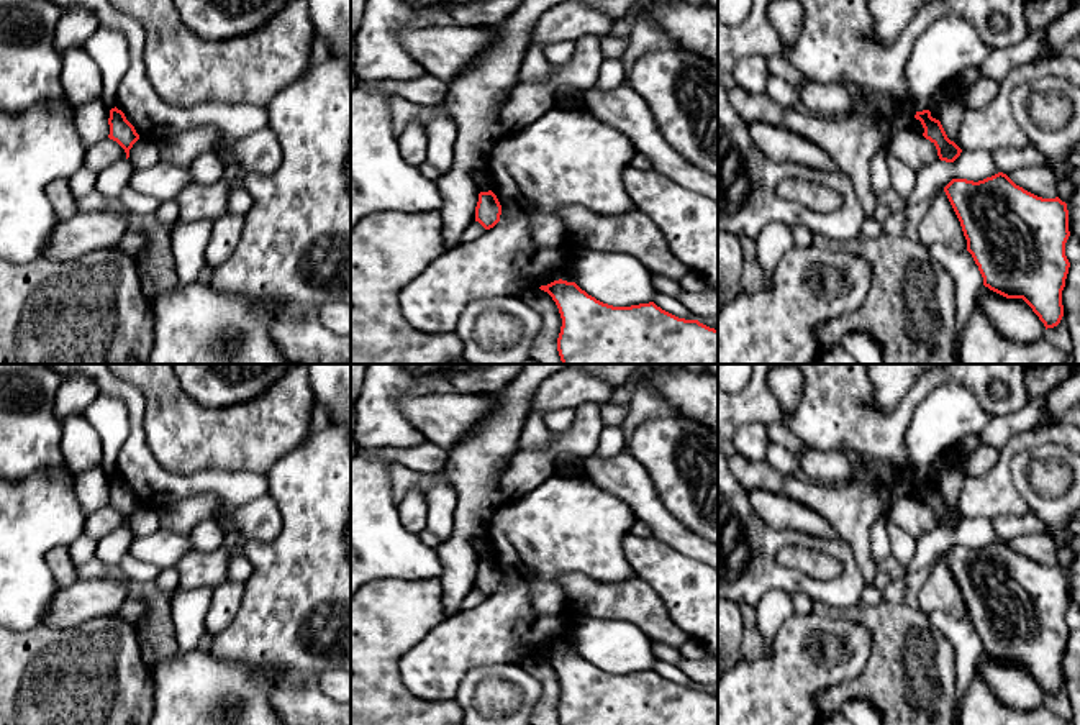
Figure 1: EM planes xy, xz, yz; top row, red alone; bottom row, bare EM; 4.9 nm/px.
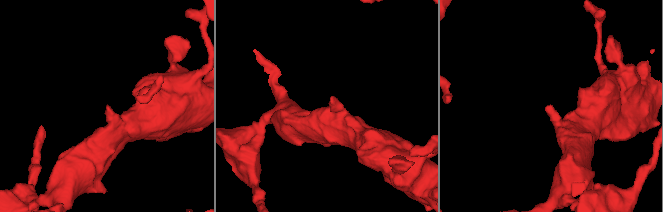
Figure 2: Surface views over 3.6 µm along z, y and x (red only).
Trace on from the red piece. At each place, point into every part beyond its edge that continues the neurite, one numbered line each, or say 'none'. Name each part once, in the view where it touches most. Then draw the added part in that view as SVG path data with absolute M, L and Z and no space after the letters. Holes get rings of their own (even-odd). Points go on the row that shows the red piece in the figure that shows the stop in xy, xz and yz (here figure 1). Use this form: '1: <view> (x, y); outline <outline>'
none

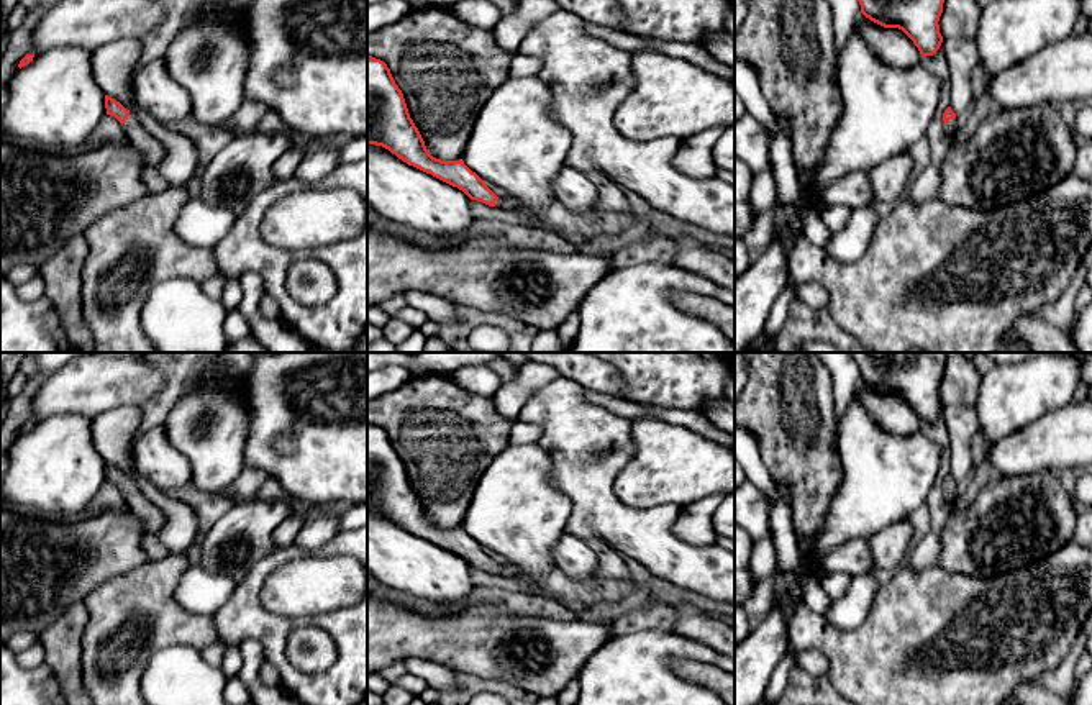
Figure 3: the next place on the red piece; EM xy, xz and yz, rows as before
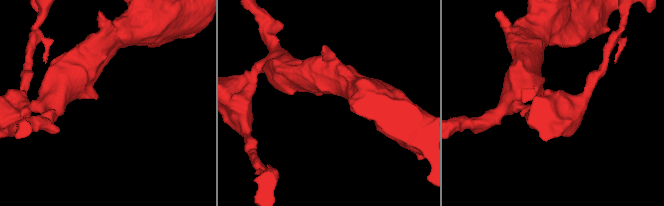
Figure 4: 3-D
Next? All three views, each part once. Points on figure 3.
1: xy (151, 151); outline M131 113L123 123L123 131L126 141L141 154L144 166L156 167L166 154L162 144Z

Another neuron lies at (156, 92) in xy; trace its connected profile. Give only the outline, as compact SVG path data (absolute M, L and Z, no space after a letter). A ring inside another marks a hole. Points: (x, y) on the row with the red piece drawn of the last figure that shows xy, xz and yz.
M164 59L138 67L131 85L138 108L161 125L167 126L192 113L190 95L167 74Z

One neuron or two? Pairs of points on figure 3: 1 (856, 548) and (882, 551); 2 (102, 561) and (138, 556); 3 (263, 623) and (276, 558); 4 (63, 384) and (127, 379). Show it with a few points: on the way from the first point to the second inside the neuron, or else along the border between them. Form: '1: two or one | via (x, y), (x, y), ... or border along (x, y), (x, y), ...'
1: two | border along (866, 540), (874, 566)
2: one | via (110, 556), (130, 556)
3: one | via (253, 607), (253, 582), (259, 574)
4: one | via (79, 384), (110, 382)

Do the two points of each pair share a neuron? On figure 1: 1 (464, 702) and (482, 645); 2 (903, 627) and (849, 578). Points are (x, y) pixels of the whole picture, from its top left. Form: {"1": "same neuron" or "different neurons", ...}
{"1": "different neurons", "2": "different neurons"}

